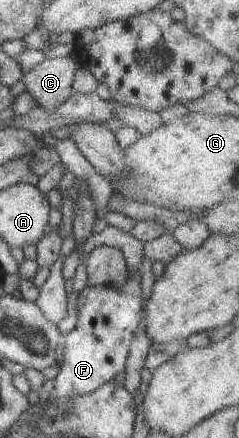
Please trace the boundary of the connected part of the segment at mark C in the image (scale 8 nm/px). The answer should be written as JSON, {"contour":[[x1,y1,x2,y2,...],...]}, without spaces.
{"contour":[[70,55,57,59,45,59,33,69,22,72,22,83,43,109,51,110,65,103,71,92,76,73,81,69]]}

